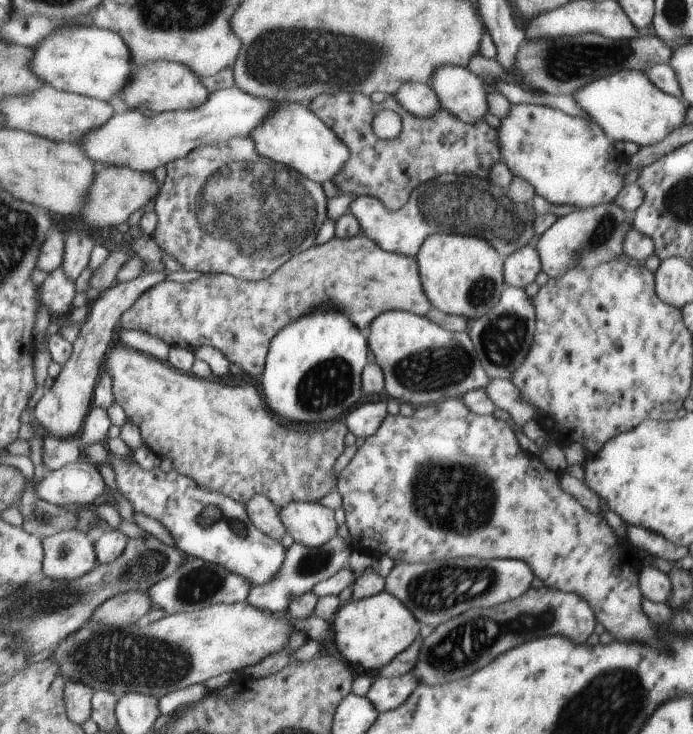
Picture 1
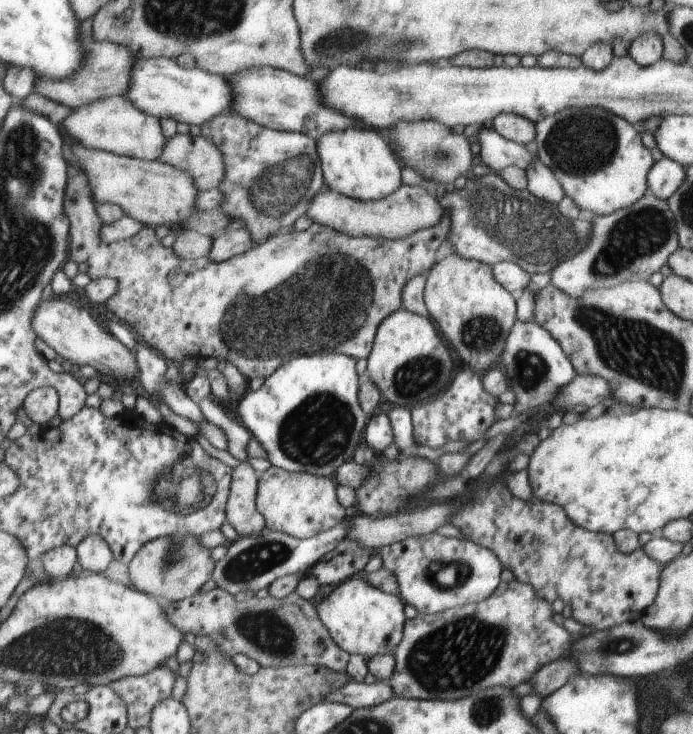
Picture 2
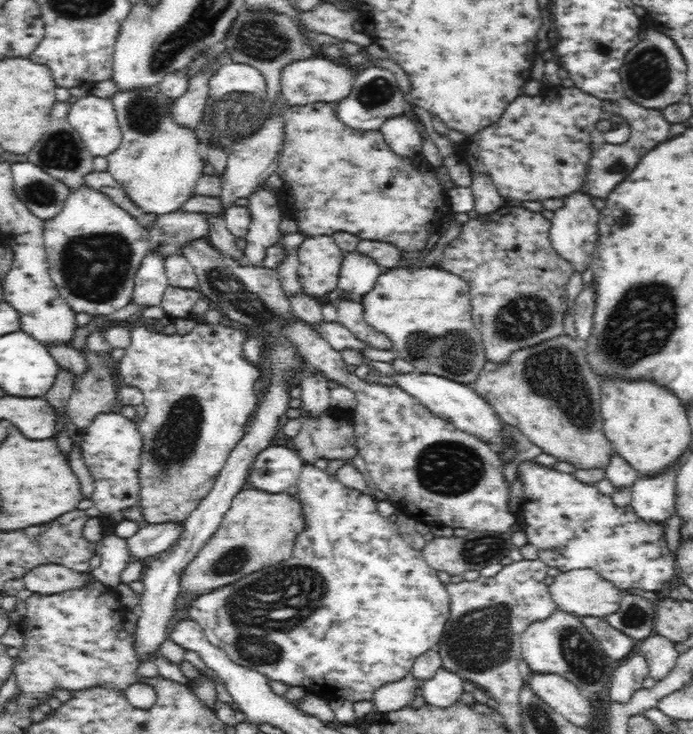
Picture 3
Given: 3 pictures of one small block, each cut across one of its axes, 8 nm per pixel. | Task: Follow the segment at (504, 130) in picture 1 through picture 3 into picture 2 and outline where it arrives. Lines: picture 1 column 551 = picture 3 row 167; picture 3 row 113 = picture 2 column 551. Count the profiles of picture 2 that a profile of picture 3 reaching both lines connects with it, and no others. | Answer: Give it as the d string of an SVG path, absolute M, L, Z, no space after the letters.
M567 108L535 125L537 158L552 170L565 196L569 196L582 210L590 210L595 216L608 215L635 204L647 194L648 174L654 158L642 144L638 129L624 118L602 108Z

